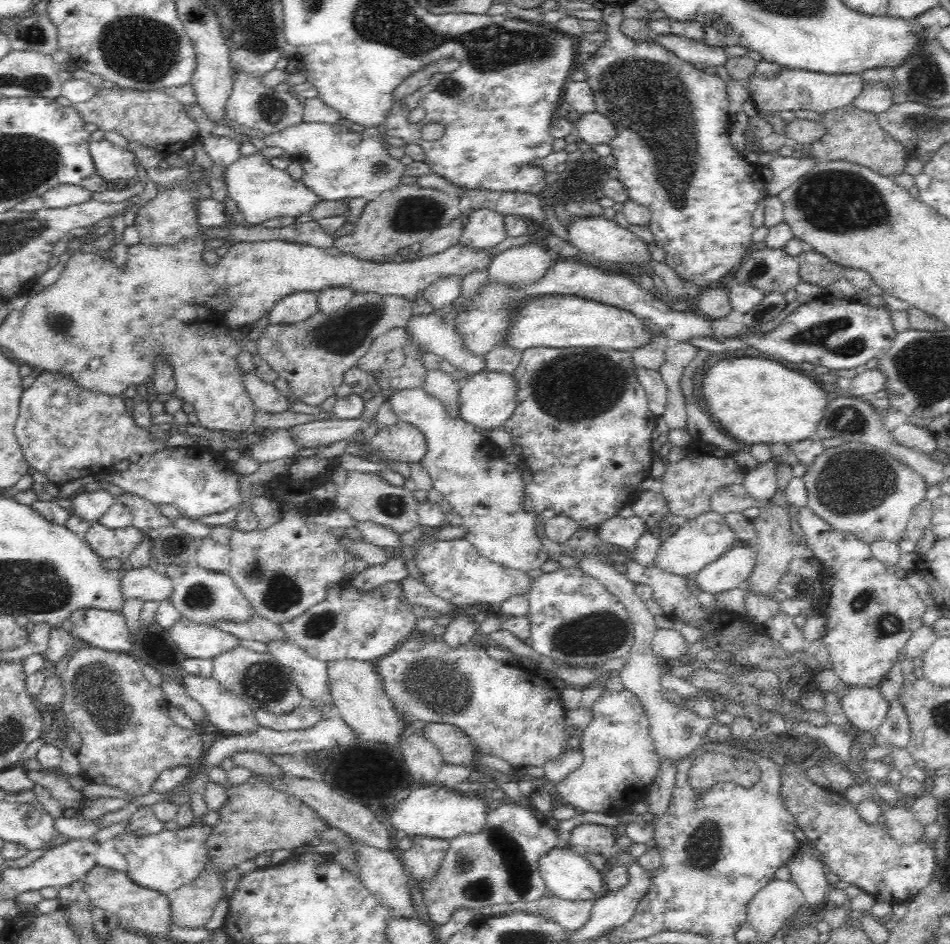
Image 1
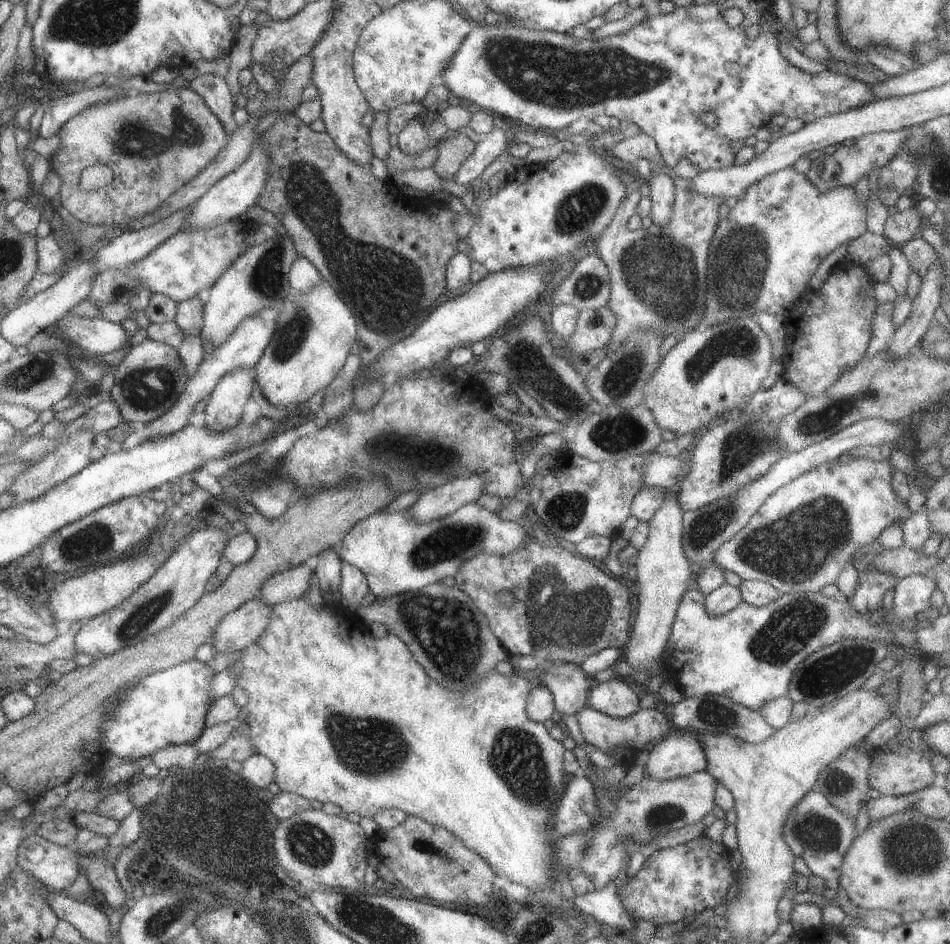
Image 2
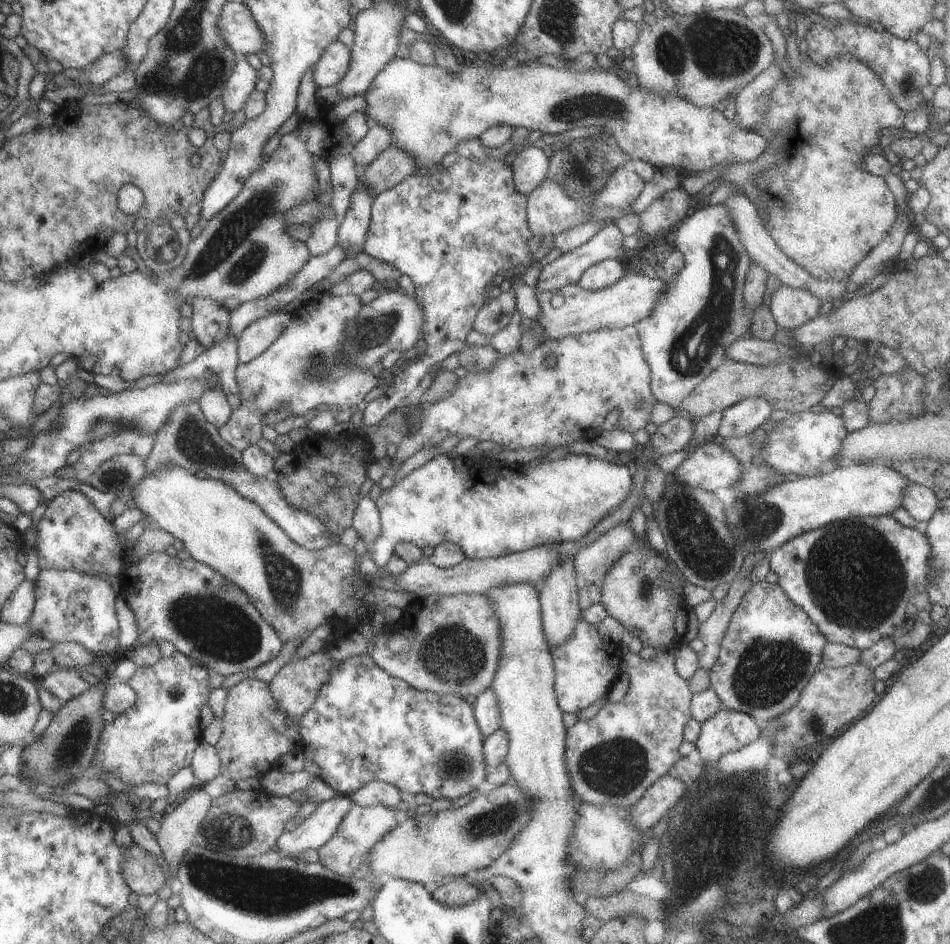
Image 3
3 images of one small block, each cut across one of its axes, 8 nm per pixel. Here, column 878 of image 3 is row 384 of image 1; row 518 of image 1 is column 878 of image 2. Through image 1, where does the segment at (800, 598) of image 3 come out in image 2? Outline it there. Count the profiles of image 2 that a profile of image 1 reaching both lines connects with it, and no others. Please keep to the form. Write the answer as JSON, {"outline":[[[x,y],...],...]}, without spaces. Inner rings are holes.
{"outline":[[[863,572],[859,574],[857,582],[859,584],[847,602],[857,612],[867,614],[867,612],[875,612],[881,608],[883,594],[895,588],[897,578],[893,578],[891,574],[883,574],[883,572]]]}

